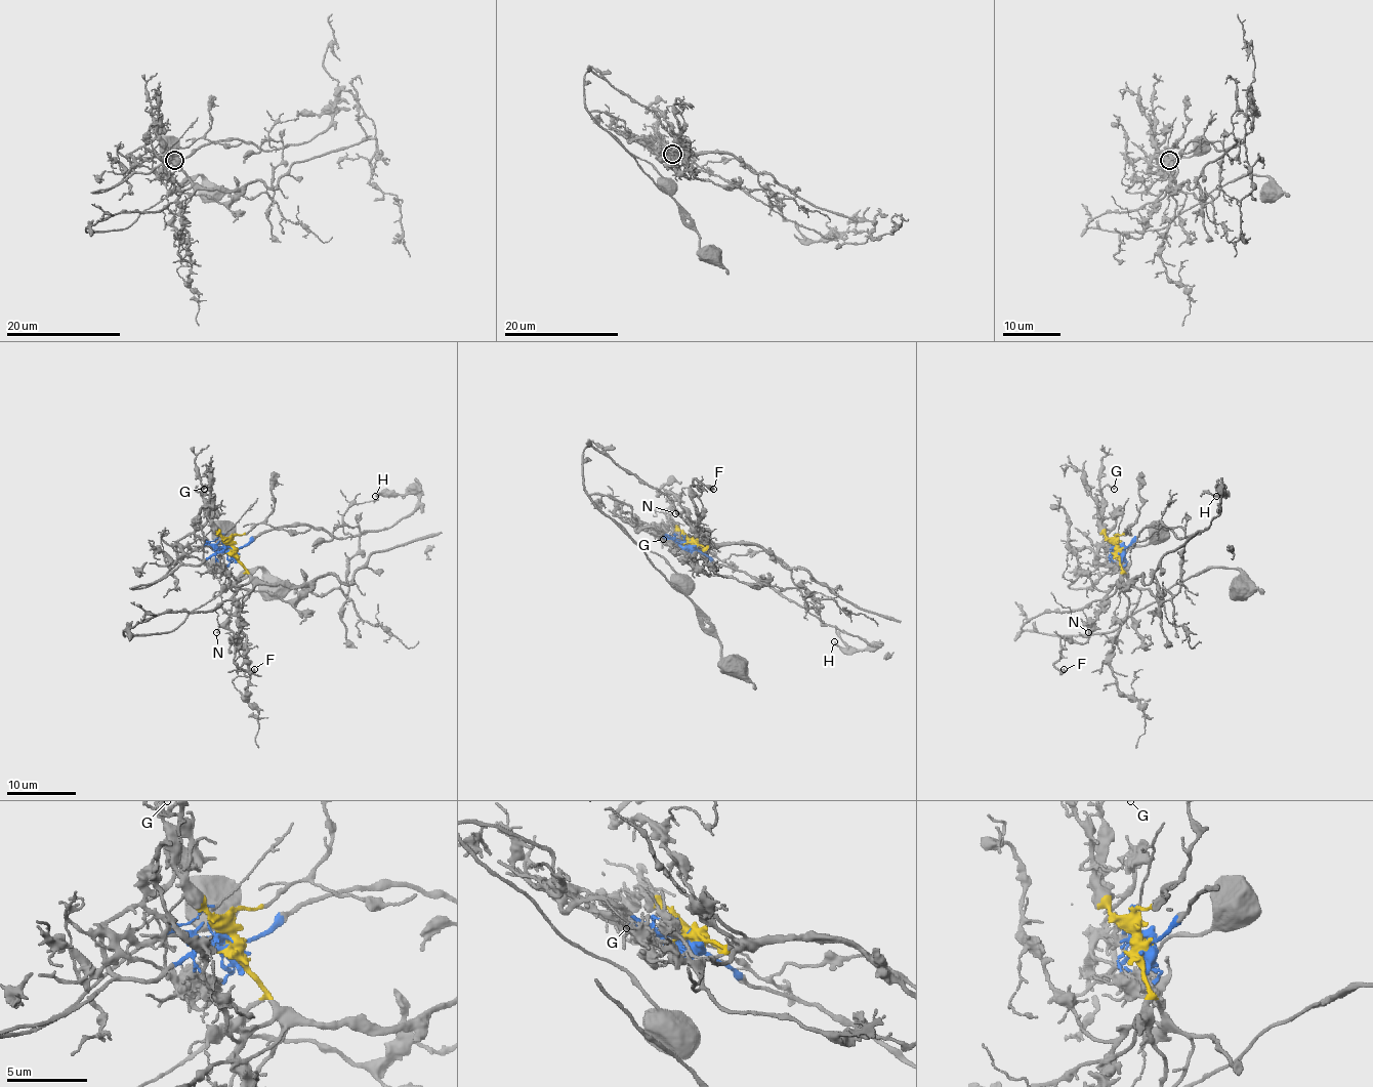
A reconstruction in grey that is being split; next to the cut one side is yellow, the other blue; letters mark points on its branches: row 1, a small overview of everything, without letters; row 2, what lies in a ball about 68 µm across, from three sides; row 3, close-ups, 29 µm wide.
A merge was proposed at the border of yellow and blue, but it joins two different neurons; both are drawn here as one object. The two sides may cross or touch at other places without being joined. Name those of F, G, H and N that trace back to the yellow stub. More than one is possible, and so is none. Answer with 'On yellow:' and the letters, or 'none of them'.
On yellow: F, G, N

